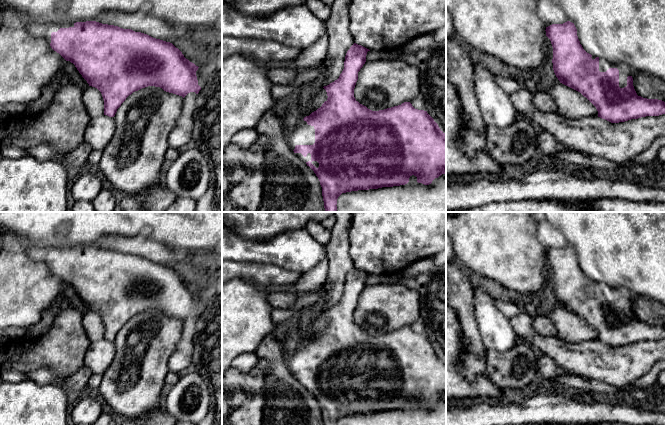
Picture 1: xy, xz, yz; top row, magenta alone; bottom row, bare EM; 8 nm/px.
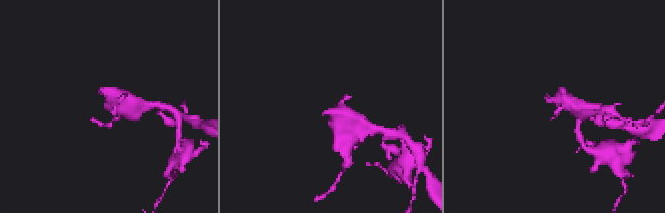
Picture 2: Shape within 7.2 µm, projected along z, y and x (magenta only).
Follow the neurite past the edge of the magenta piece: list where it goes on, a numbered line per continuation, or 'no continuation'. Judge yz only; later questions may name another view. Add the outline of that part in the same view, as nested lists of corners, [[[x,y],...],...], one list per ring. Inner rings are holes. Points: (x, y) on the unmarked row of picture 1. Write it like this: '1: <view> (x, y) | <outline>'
1: yz (624, 295) | [[[599,281],[599,295],[606,296],[609,292],[617,292],[619,294],[619,311],[627,310],[627,301],[633,299],[633,293],[626,288],[610,286],[605,282]]]

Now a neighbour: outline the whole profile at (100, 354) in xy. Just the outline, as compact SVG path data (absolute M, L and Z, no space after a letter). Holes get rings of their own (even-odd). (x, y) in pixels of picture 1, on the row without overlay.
M100 339L90 342L84 357L84 366L94 374L103 374L111 365L116 353L114 341Z

